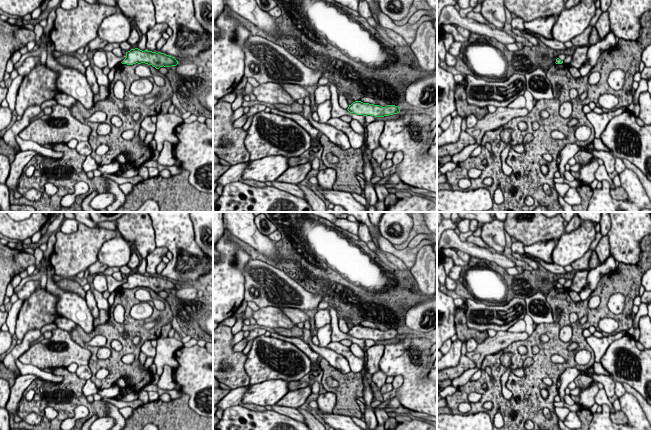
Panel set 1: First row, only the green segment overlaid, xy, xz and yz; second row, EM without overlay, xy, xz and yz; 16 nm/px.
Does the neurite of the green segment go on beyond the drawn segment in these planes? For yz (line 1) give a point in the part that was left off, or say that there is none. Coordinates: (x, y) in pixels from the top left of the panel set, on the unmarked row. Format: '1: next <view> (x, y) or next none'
1: next none

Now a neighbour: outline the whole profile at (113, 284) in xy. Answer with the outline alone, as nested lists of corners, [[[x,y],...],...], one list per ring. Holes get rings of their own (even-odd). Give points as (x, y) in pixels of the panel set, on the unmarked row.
[[[104,275],[107,279],[107,285],[110,293],[115,292],[119,287],[121,287],[125,282],[126,278],[124,278],[122,281],[117,281],[116,279],[113,278],[113,276],[110,275]]]

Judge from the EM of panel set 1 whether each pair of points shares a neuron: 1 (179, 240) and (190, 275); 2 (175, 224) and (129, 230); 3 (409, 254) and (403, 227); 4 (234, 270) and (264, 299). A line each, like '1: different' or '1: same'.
1: same
2: different
3: different
4: different

